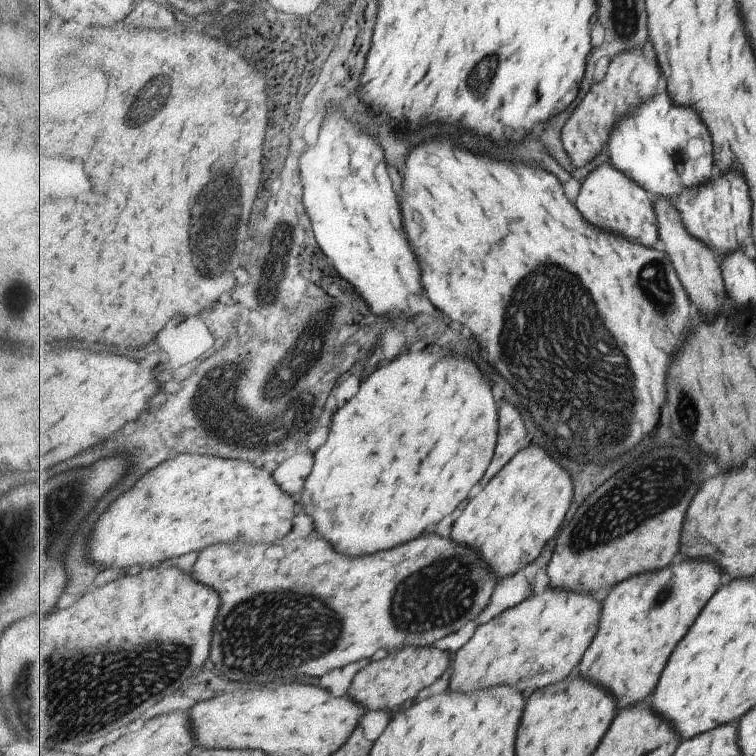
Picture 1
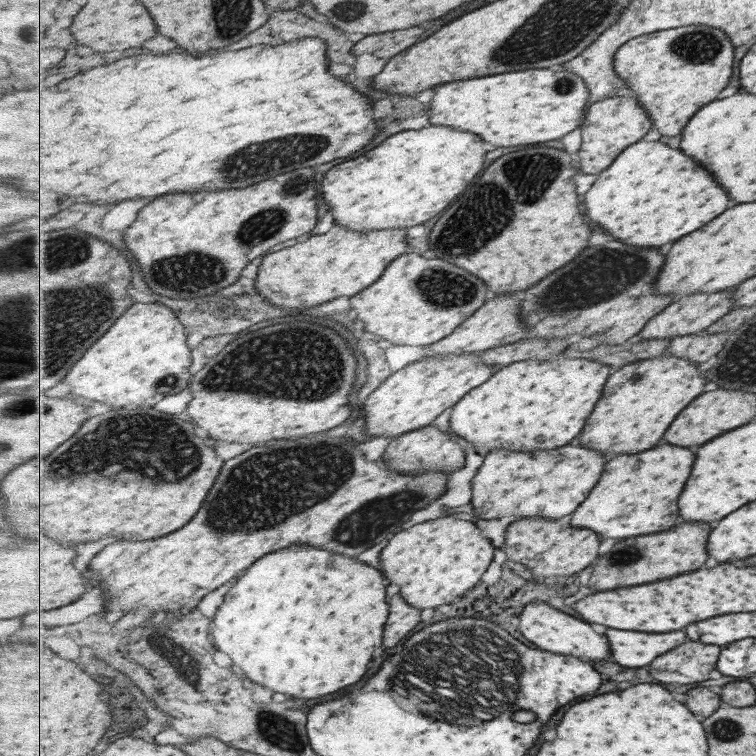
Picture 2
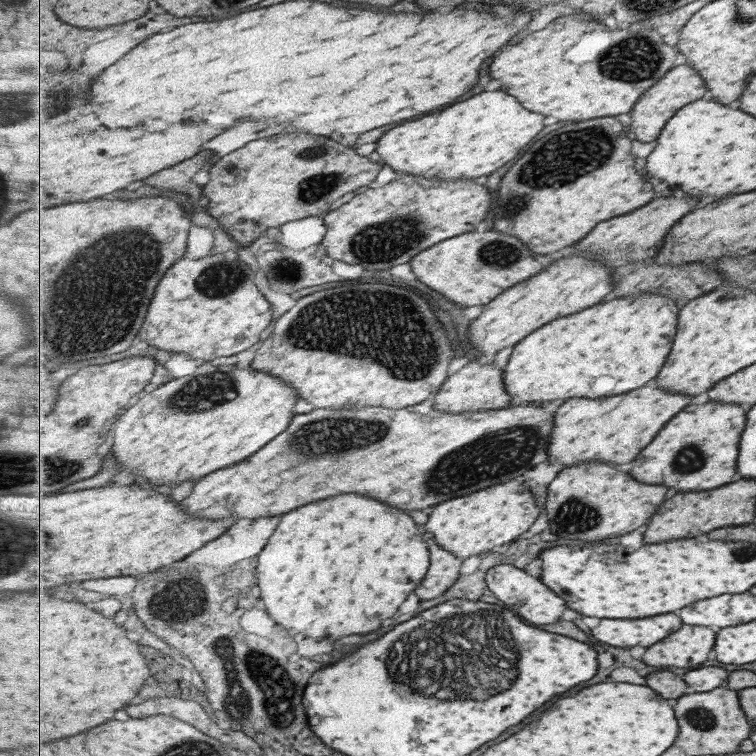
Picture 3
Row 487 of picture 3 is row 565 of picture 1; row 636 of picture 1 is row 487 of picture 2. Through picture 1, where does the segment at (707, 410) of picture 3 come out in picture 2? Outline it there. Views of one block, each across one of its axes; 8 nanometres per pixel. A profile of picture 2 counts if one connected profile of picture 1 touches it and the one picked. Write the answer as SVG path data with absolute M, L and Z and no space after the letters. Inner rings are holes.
M661 442L655 448L637 454L620 454L605 465L599 484L580 508L567 519L573 526L590 528L599 536L623 540L633 536L665 532L685 522L681 517L680 499L692 476L696 463L696 449Z

